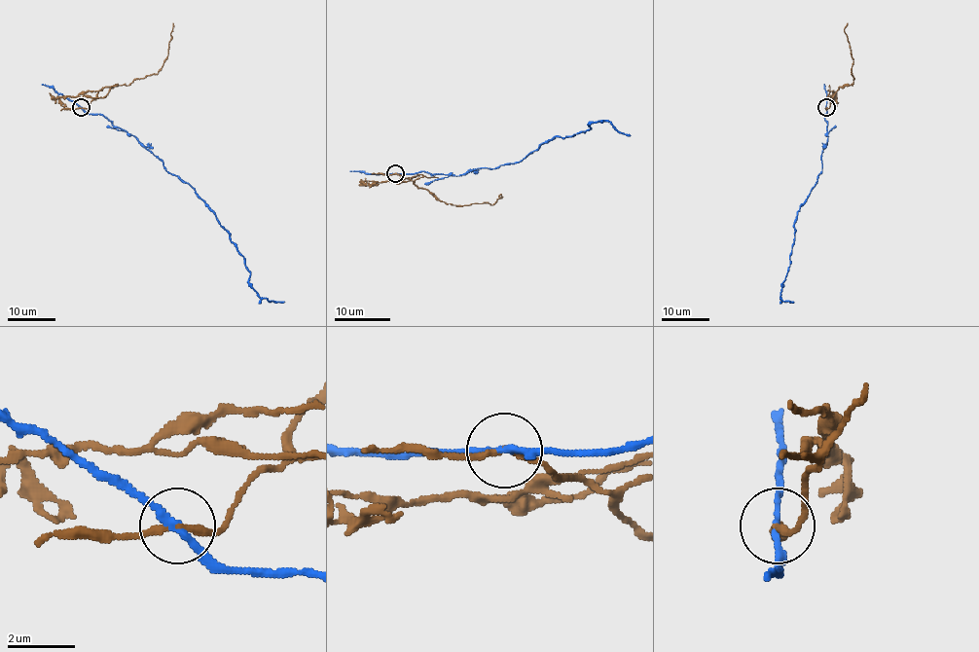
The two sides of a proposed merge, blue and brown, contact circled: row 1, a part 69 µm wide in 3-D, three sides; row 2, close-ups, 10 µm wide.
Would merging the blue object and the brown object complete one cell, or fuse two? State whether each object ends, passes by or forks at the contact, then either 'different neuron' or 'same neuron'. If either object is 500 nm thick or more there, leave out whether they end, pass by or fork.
blue passes by | brown passes by | different neuron

